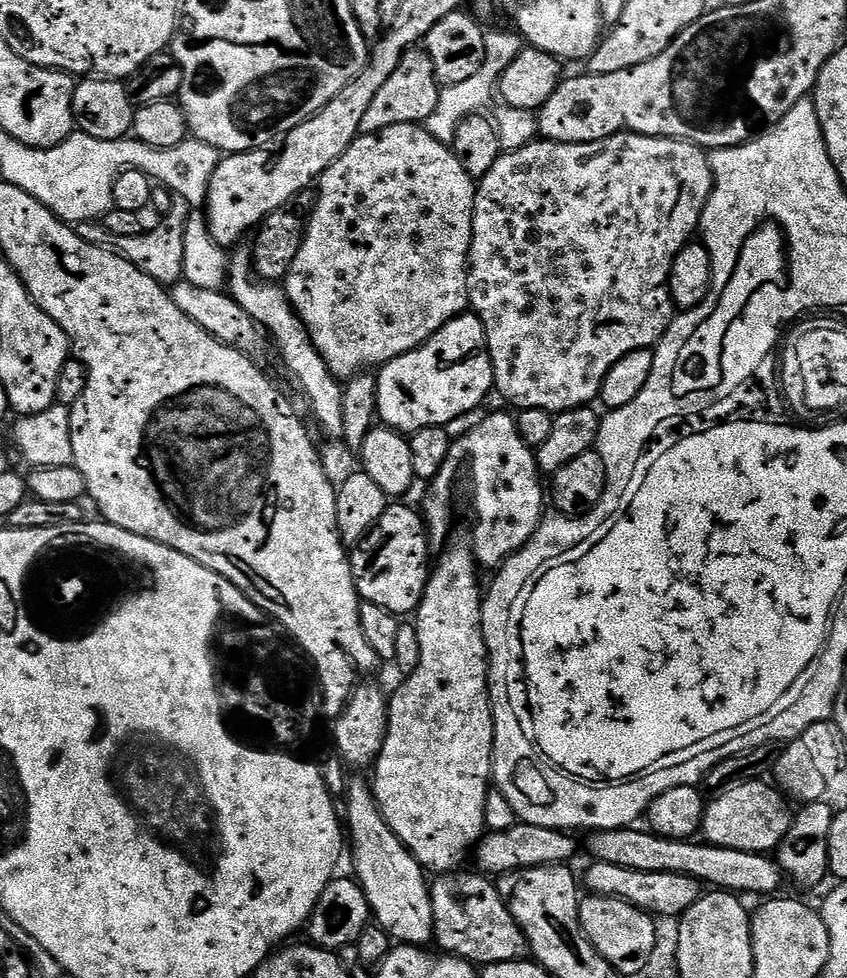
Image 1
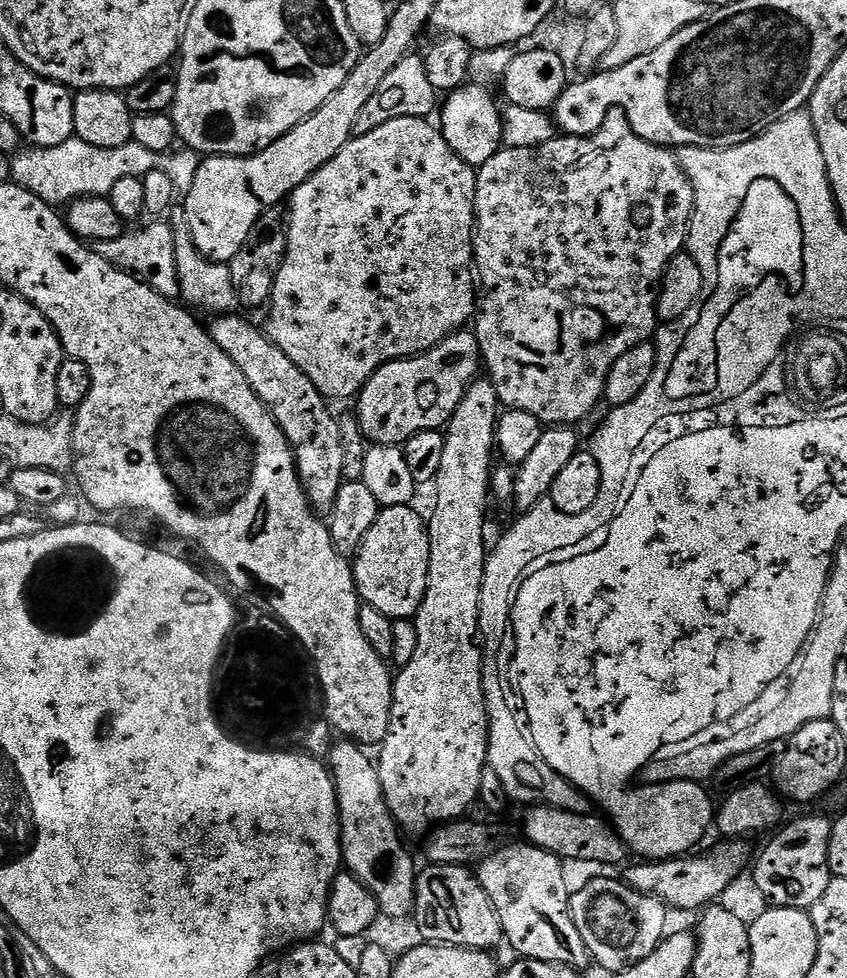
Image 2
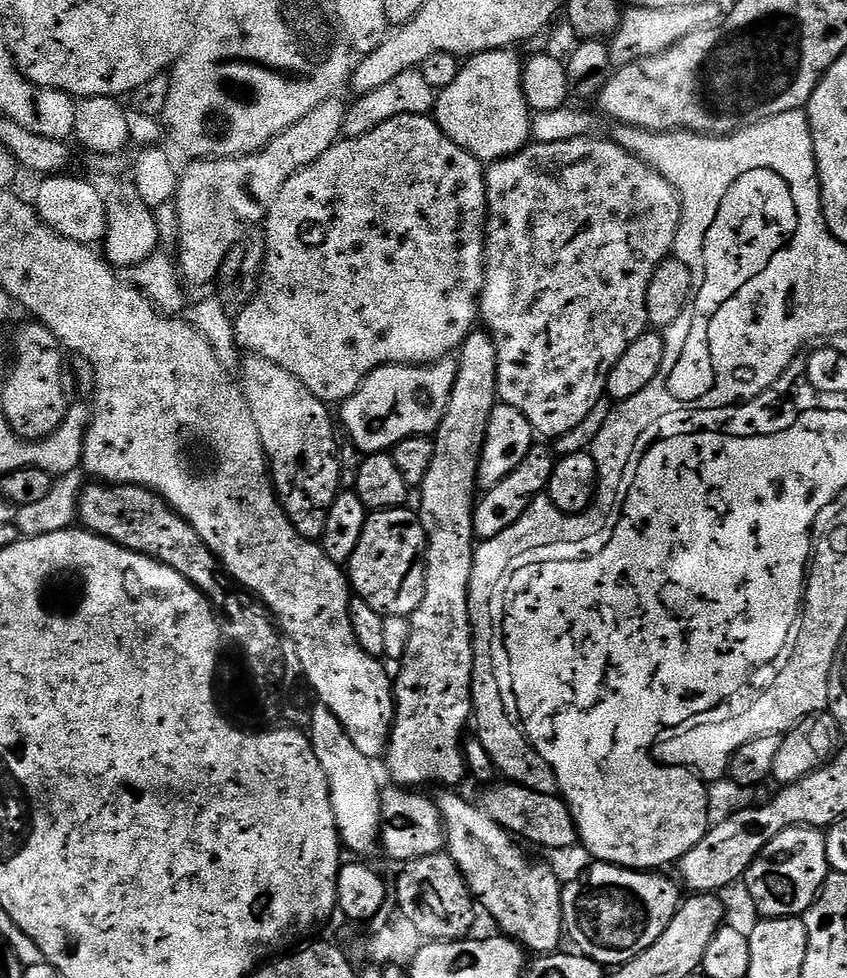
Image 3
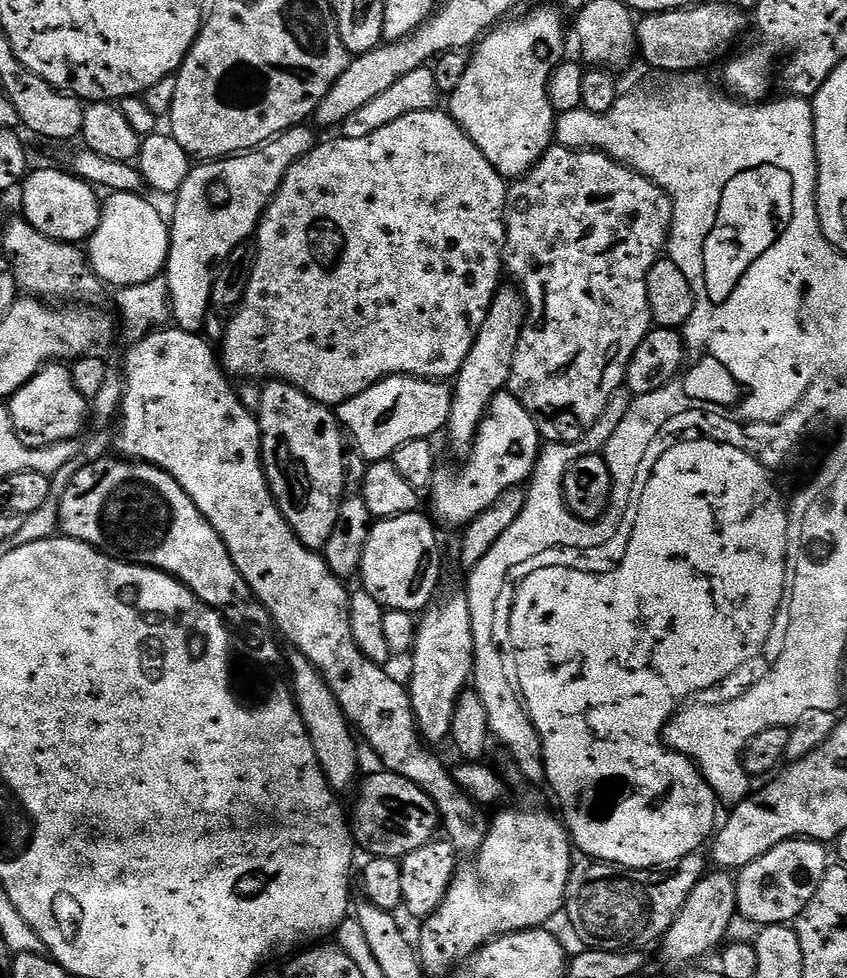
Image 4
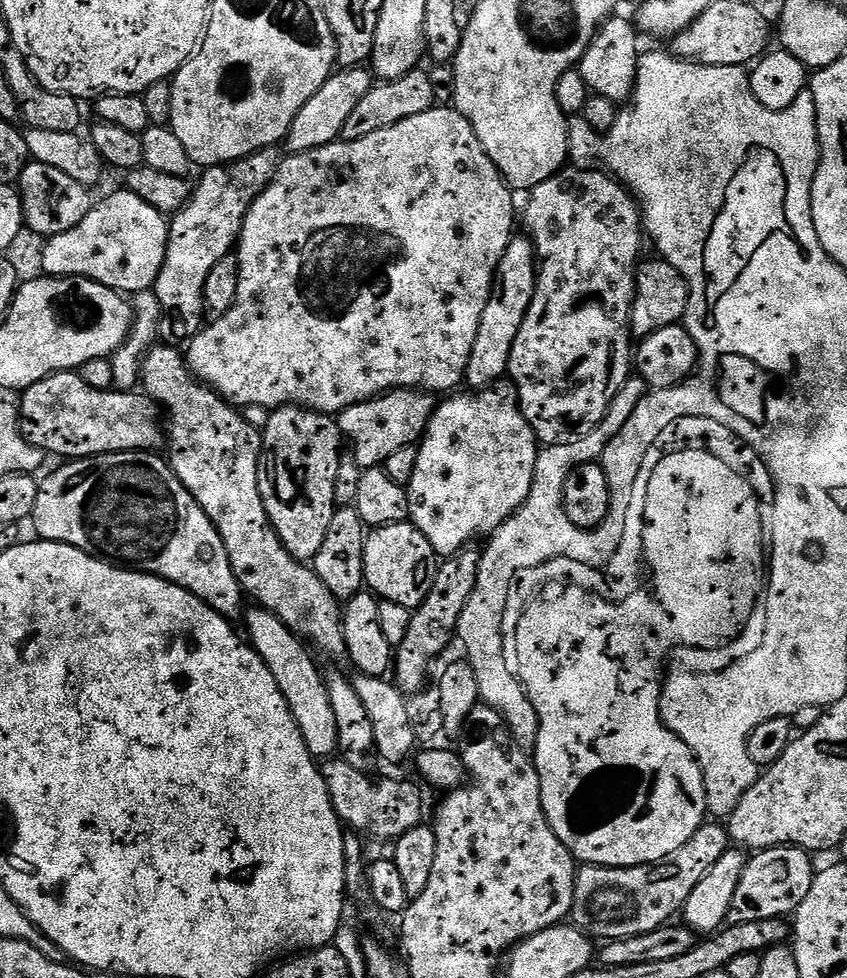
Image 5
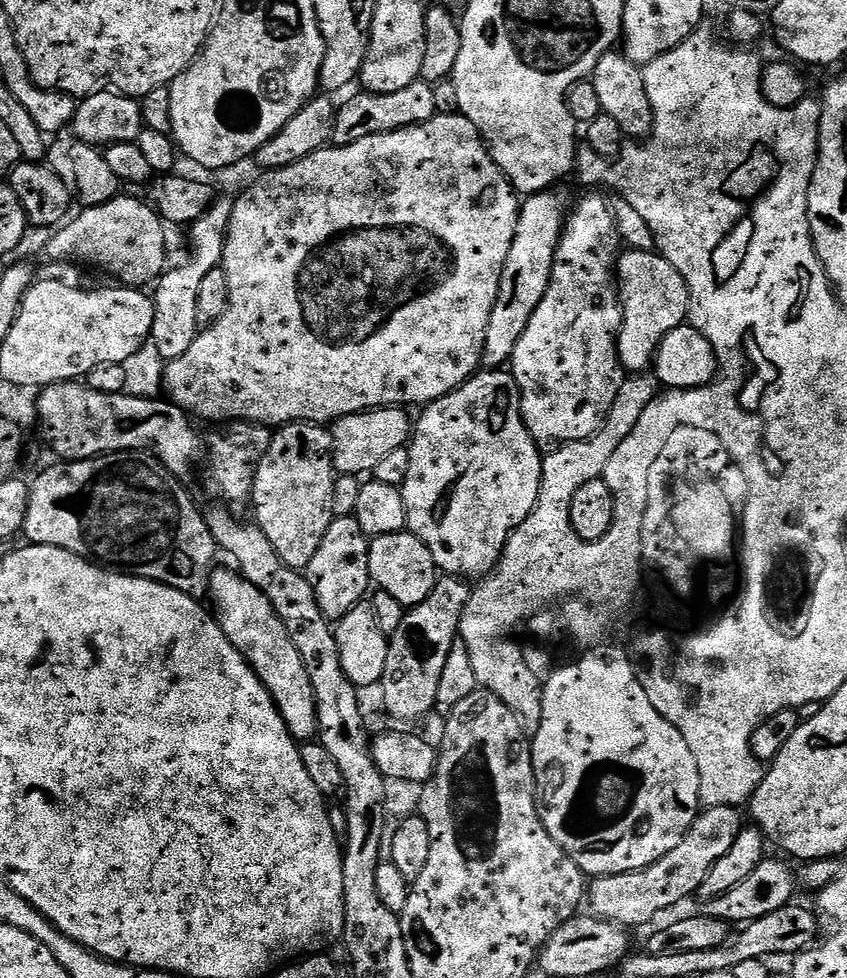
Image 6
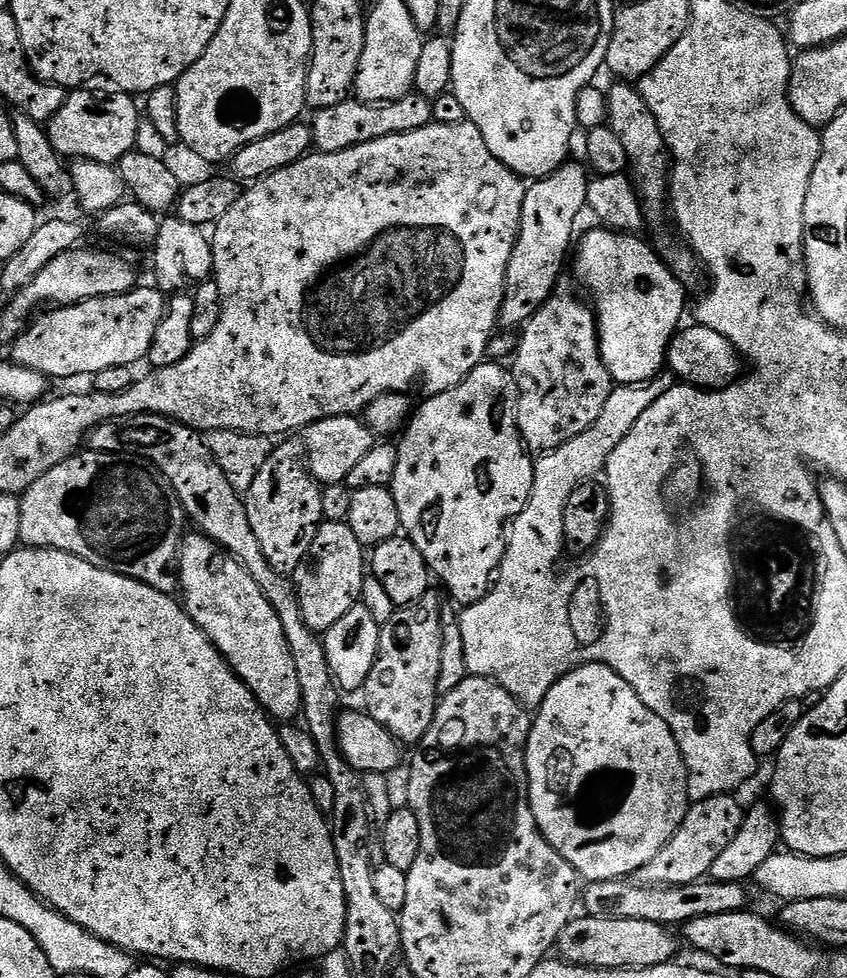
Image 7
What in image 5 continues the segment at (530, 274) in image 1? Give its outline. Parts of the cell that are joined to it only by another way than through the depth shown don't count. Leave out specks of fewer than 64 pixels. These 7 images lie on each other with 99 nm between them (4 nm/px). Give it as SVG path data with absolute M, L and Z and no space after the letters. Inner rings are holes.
M568 166L563 169L557 176L551 176L546 178L546 182L542 182L534 189L531 189L527 193L528 205L522 208L522 228L526 233L529 240L532 241L536 246L536 262L538 265L538 275L536 278L536 293L534 298L530 302L530 310L526 314L526 322L522 322L522 330L518 330L518 338L514 338L514 350L510 350L510 362L508 363L508 376L510 377L511 383L516 389L516 399L520 402L520 409L522 414L526 418L526 422L532 427L532 432L536 436L537 441L541 445L553 445L553 444L566 444L574 443L576 440L580 440L582 437L590 434L599 423L602 422L604 415L607 413L609 406L611 406L612 399L622 385L630 377L630 373L634 368L634 340L630 335L632 331L632 303L636 301L636 270L638 265L641 263L642 255L640 256L640 236L642 240L642 217L640 215L640 209L638 207L638 201L619 180L613 178L607 171L599 170L600 172L592 172L591 167L588 166Z

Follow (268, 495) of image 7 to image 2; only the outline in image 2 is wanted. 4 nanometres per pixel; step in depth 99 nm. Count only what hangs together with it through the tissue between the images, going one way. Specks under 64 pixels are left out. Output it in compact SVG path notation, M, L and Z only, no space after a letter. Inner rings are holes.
M217 315L212 320L212 340L228 355L230 362L234 362L234 366L238 366L242 374L246 374L246 382L250 382L254 394L258 394L258 398L268 407L268 413L275 418L282 434L287 438L288 445L292 448L292 457L296 460L296 473L300 476L300 485L308 496L309 504L317 513L327 513L334 506L334 498L344 480L344 455L337 417L328 413L329 401L317 390L314 382L310 382L310 378L306 378L306 374L302 374L302 370L298 370L298 366L294 366L294 362L290 362L290 358L286 358L286 354L282 354L278 346L274 346L267 331L260 329L259 332L250 321L236 315Z

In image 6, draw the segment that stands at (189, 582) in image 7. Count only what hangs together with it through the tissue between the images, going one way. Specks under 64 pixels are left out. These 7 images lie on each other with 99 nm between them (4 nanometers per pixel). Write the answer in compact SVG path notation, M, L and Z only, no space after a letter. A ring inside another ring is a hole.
M231 567L219 568L208 578L208 592L212 596L211 607L216 621L222 626L226 638L230 638L233 646L258 674L262 686L270 690L270 698L274 698L292 737L298 742L317 739L318 712L314 686L310 686L310 674L306 674L302 666L302 654L298 654L294 642L290 642L290 634L286 634L286 626L282 626L282 618L274 614L274 606L270 606L268 599L239 571Z

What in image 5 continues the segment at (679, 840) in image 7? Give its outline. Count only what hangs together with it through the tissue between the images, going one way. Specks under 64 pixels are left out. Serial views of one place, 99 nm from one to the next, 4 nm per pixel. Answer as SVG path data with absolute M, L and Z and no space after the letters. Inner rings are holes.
M706 822L686 846L656 864L639 864L633 868L581 867L576 874L571 923L596 942L625 940L663 928L675 917L672 916L675 912L677 915L683 909L694 886L714 870L714 862L729 847L727 827L720 822Z

